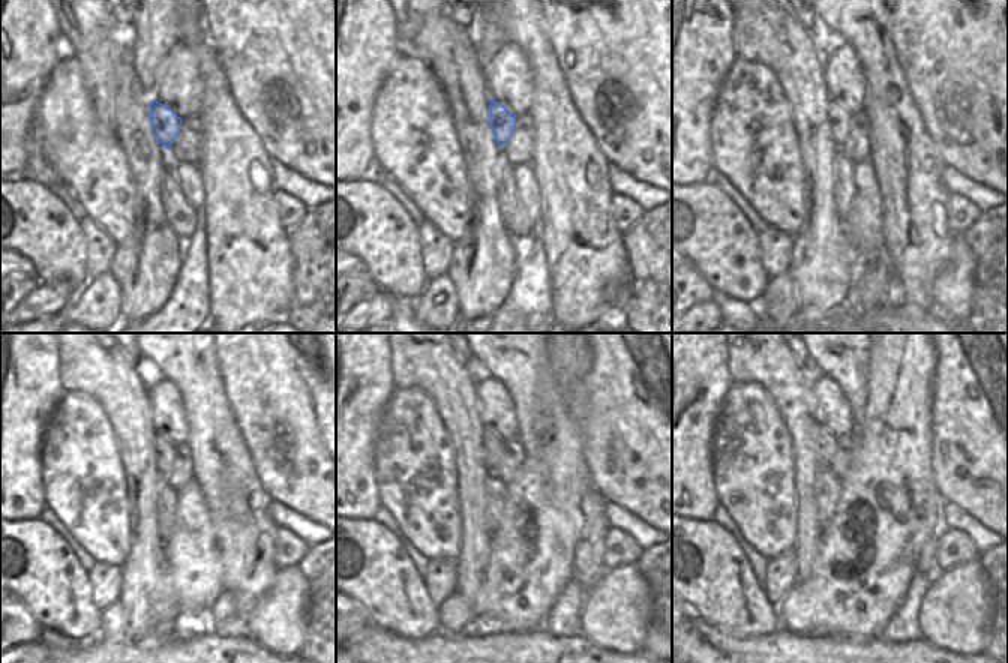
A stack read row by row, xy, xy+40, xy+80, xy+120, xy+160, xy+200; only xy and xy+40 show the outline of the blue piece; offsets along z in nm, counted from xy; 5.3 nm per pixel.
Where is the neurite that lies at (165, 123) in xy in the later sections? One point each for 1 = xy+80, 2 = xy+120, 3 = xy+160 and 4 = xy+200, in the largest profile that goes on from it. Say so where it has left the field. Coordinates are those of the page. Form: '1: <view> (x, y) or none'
1: xy+80 (839, 119)
2: xy+120 (164, 450)
3: xy+160 (492, 446)
4: xy+200 (825, 443)

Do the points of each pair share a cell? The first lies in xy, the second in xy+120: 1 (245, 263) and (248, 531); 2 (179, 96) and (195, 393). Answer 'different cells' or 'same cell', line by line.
1: same cell
2: different cells

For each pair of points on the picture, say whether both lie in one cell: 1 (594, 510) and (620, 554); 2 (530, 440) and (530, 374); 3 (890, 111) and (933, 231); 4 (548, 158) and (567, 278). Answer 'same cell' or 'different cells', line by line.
1: different cells
2: same cell
3: same cell
4: same cell

